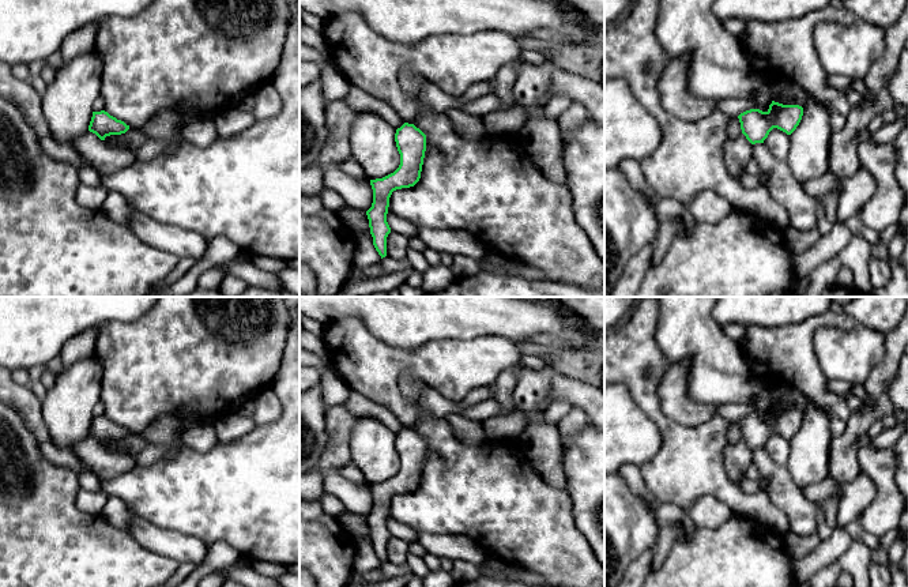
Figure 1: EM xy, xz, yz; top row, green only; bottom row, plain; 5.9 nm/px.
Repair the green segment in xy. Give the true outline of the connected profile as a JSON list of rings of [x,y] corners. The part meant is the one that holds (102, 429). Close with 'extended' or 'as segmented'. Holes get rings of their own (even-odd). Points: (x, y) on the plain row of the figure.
[[[93,417],[93,422],[88,430],[88,436],[95,439],[101,445],[105,445],[110,440],[121,440],[129,434],[124,426],[117,425],[108,417]]]; as segmented

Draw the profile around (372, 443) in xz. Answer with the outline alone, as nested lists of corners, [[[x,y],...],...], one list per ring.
[[[361,417],[354,424],[350,436],[351,458],[368,483],[383,483],[399,473],[395,439],[396,433],[377,418]]]

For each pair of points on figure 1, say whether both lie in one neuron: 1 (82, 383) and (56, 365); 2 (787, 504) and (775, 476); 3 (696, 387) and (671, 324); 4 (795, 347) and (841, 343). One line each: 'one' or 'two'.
1: two
2: one
3: one
4: two

